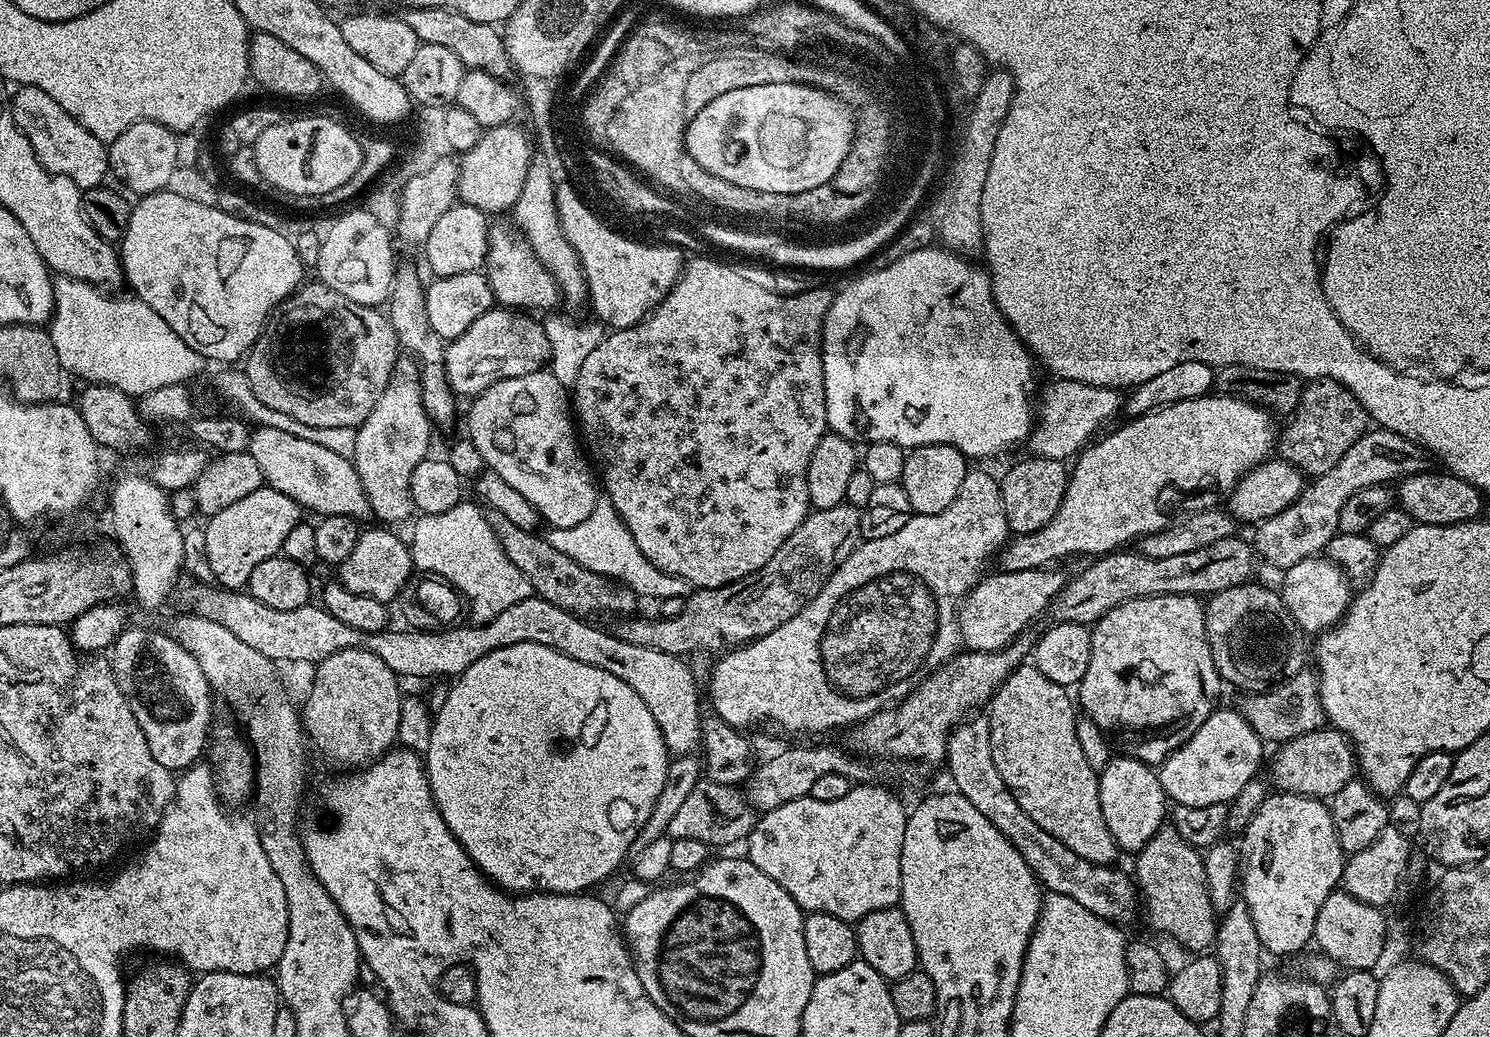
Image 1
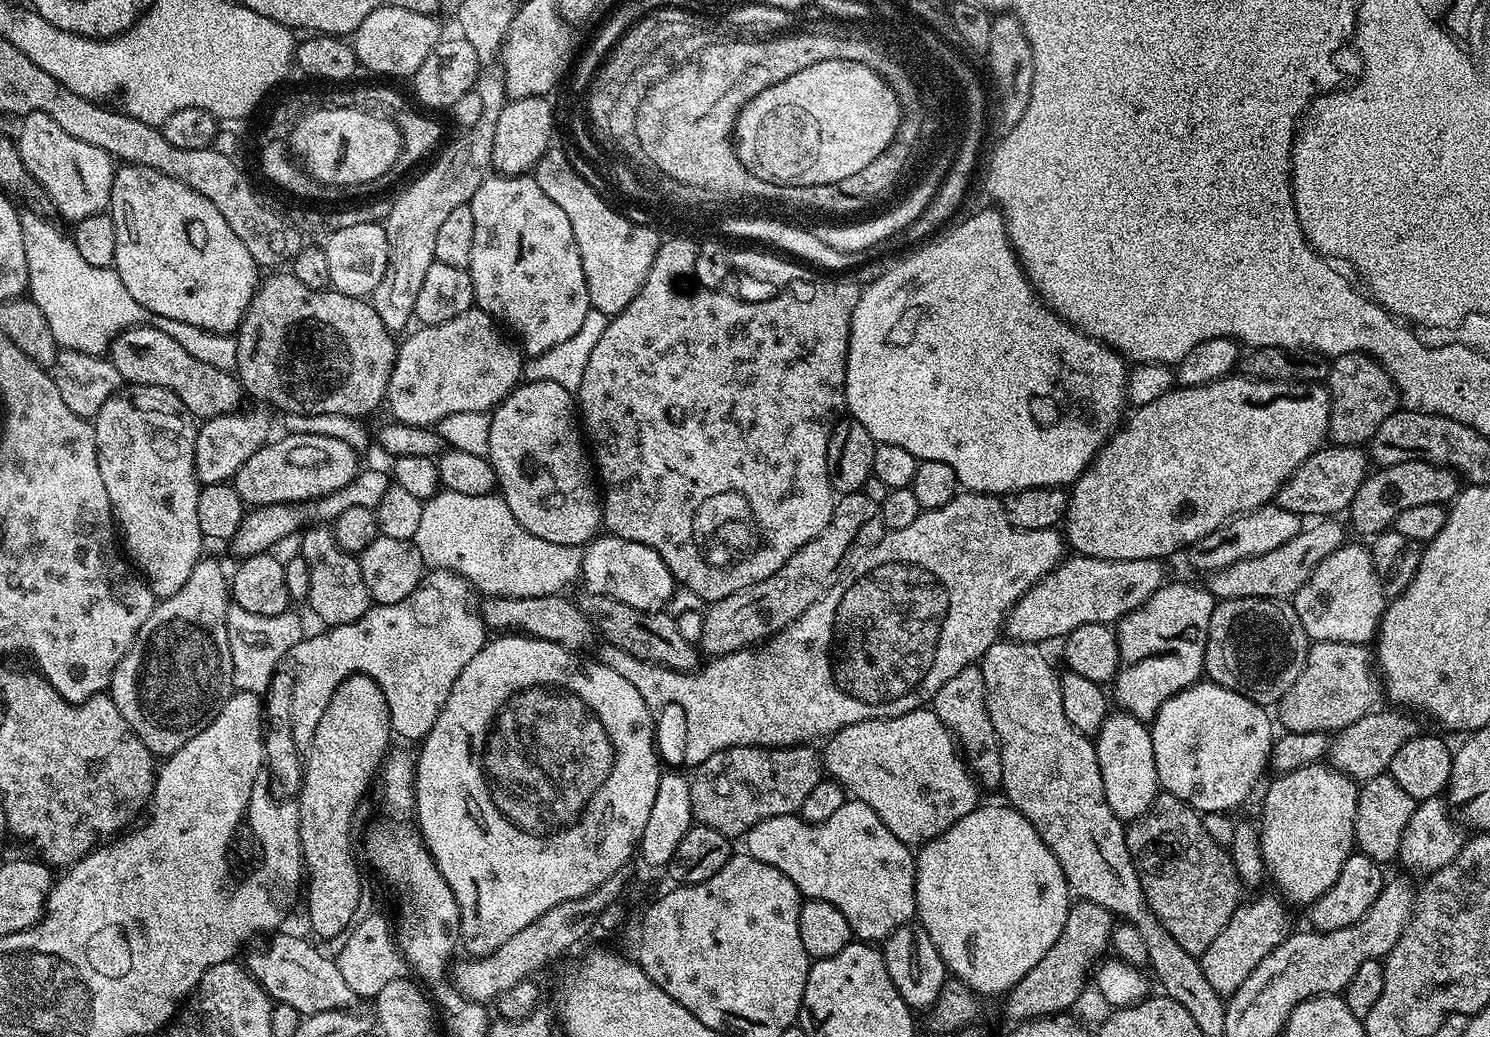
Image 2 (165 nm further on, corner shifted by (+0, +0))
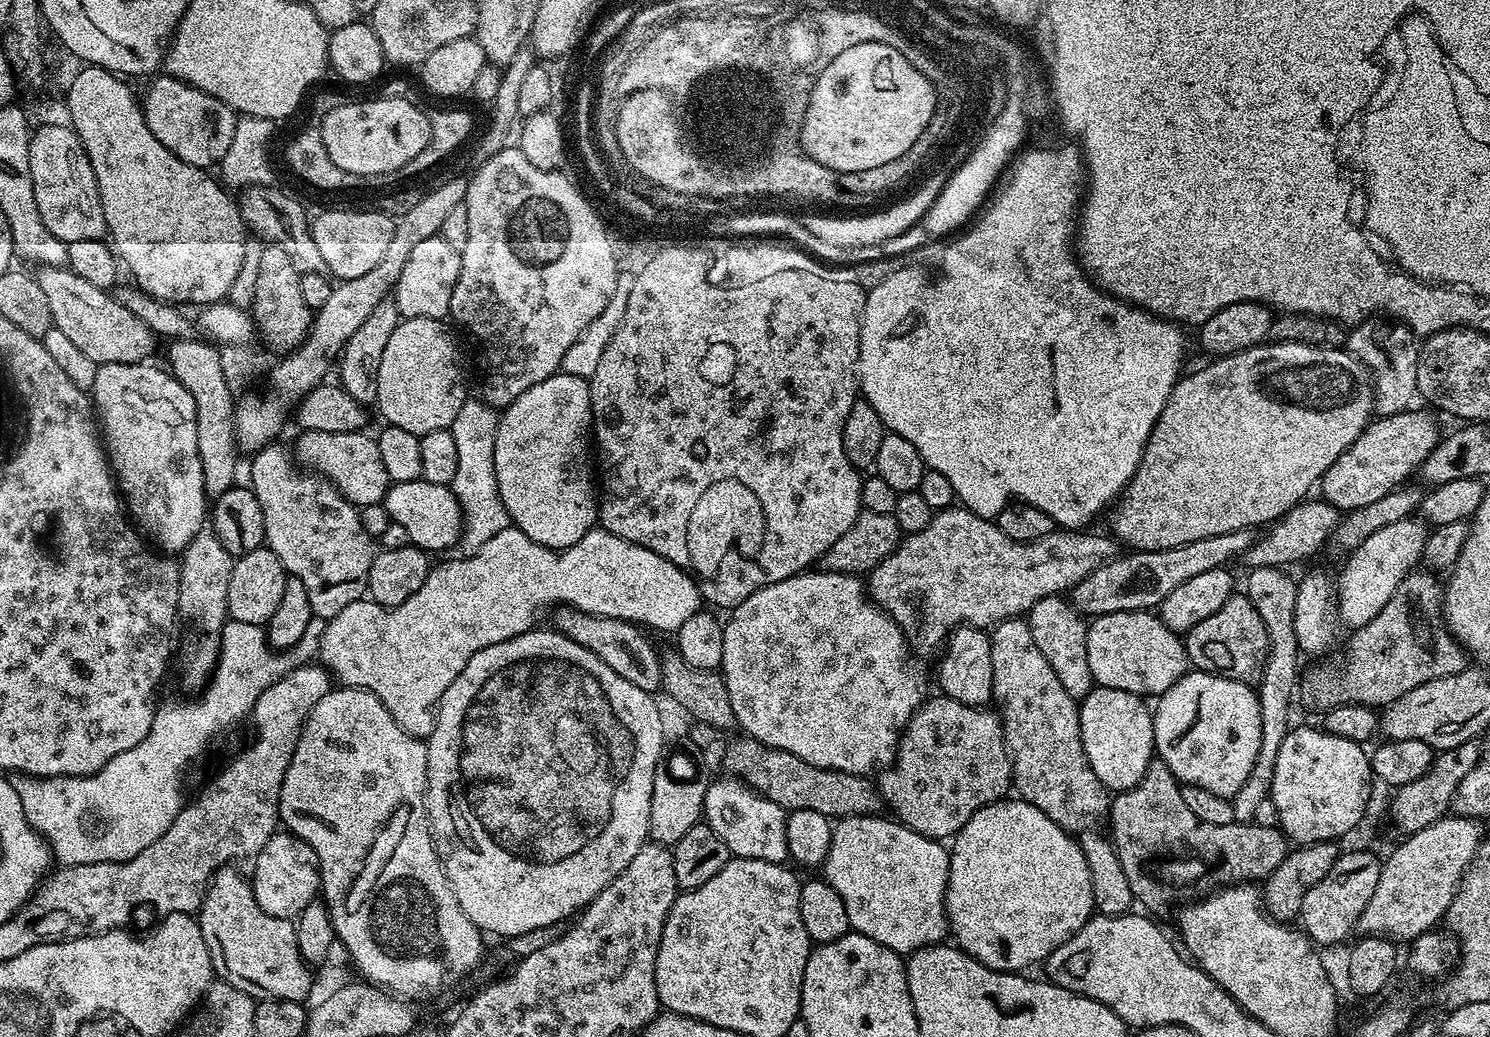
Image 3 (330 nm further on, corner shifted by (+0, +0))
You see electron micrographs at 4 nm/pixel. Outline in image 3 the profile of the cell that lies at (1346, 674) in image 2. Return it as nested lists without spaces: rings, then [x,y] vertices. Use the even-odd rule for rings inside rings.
[[[1420,571],[1409,572],[1390,602],[1366,626],[1349,635],[1352,637],[1345,642],[1340,656],[1329,655],[1303,669],[1298,681],[1299,699],[1319,710],[1343,704],[1365,704],[1380,710],[1402,698],[1402,694],[1410,694],[1422,682],[1453,676],[1466,667],[1466,653],[1444,622],[1441,581],[1436,581],[1431,571]]]

